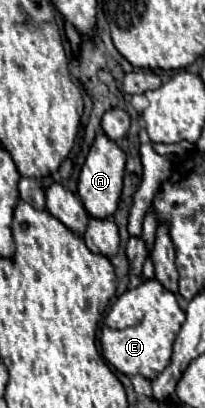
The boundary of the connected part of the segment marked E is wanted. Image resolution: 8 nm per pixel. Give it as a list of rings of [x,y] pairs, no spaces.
[[[142,280],[136,288],[126,290],[106,314],[100,334],[102,356],[126,376],[140,374],[154,380],[170,364],[172,344],[182,322],[184,310],[176,296],[164,290],[158,280]]]

